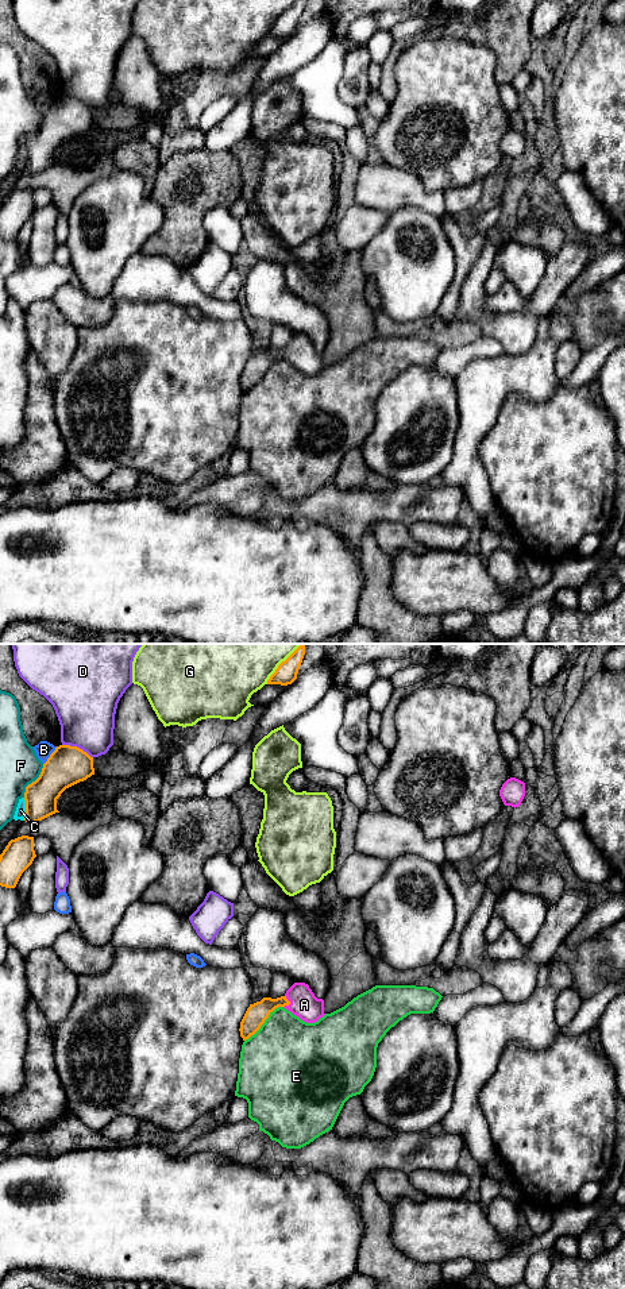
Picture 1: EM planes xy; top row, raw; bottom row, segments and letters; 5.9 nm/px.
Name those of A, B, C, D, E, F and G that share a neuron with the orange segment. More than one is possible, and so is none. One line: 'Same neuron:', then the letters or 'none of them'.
Same neuron: A

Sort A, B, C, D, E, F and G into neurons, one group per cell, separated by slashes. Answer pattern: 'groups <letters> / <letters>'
groups A / B / C / D / E / F / G

